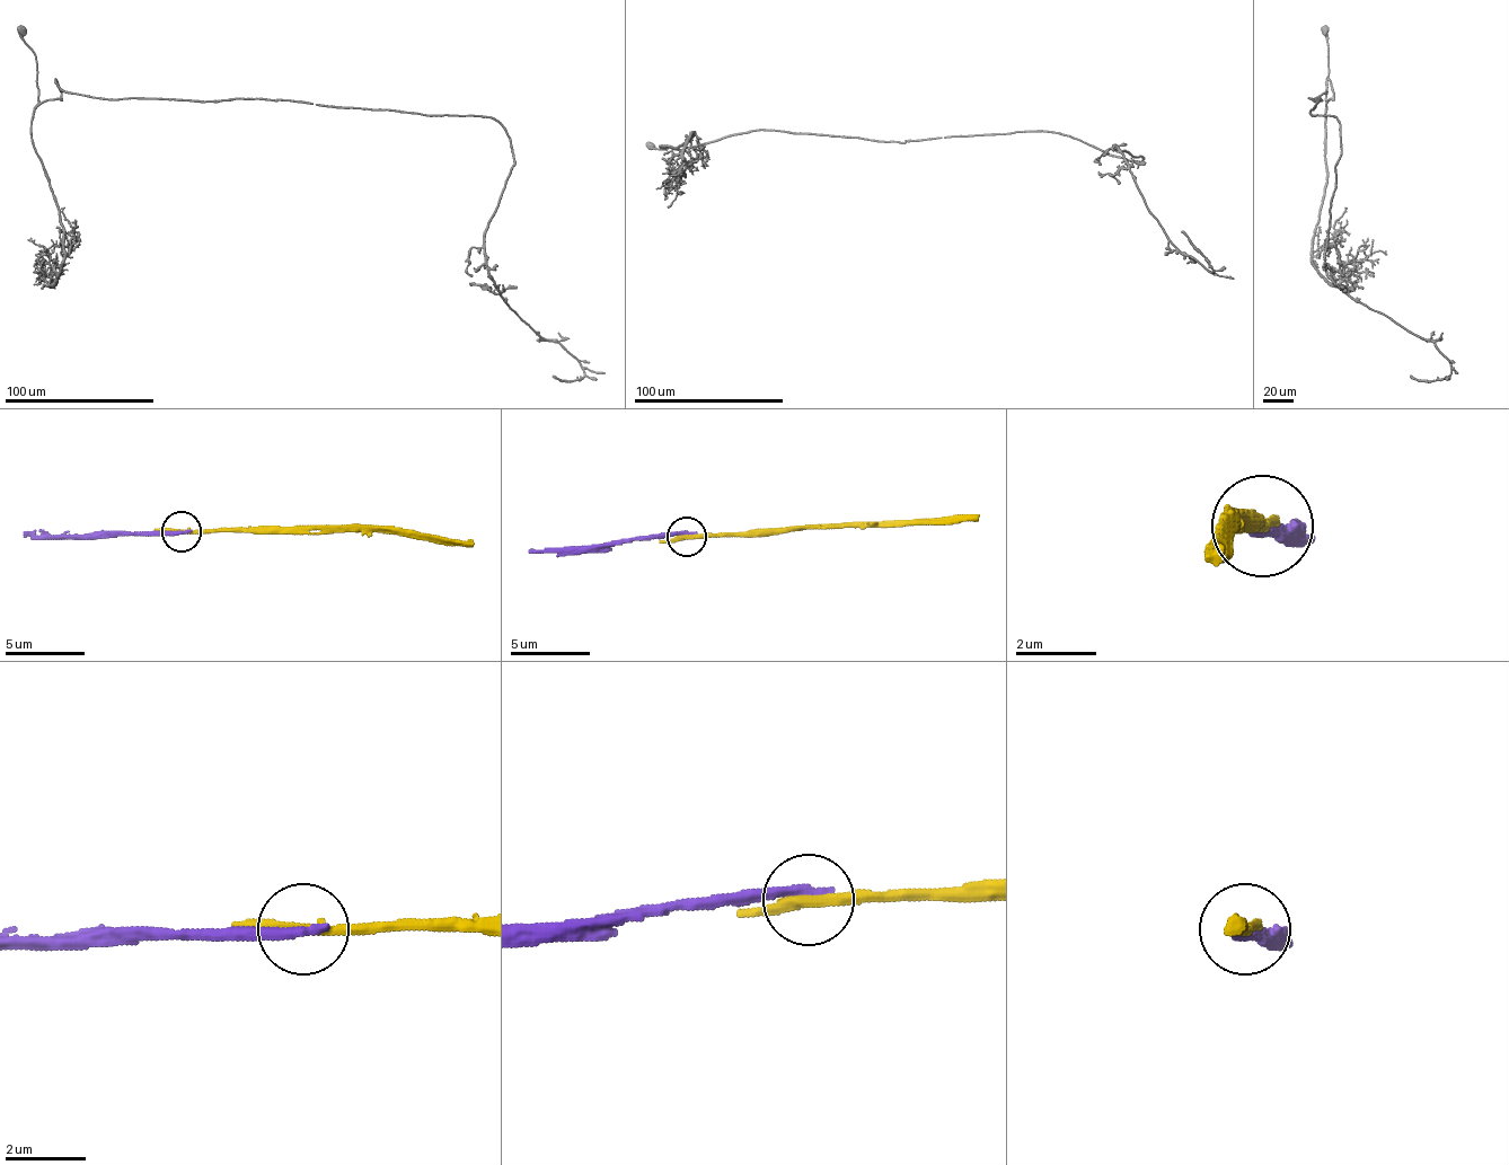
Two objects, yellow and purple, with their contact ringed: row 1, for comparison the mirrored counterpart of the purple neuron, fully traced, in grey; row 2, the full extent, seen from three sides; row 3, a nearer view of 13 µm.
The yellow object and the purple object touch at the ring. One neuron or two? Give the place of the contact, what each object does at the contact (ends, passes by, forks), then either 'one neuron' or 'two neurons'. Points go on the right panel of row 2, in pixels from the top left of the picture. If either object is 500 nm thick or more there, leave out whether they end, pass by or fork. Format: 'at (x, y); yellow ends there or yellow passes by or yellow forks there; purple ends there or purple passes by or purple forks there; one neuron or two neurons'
at (1262, 526); yellow passes by; purple ends there; one neuron

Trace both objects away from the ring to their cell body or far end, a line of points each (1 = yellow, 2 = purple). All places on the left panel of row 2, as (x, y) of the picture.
1: (183, 530), (396, 530), (475, 543)
2: (183, 530), (40, 535), (24, 530)

